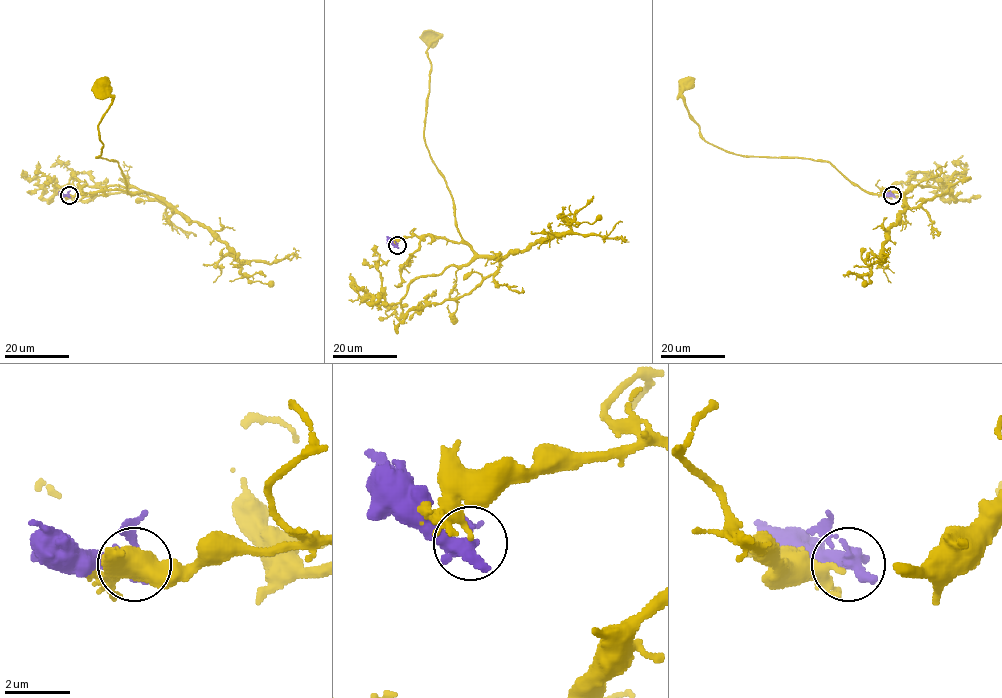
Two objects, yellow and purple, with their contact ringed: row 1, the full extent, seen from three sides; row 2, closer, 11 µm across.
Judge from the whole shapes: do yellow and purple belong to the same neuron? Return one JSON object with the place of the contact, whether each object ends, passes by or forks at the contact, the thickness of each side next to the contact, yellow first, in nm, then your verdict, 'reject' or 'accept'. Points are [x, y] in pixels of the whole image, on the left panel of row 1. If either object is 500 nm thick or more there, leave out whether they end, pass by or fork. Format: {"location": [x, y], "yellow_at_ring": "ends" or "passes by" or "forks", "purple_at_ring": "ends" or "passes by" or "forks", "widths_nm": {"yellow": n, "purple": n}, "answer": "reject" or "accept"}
{"location": [69, 195], "yellow_at_ring": "ends", "purple_at_ring": "passes by", "widths_nm": {"yellow": 240, "purple": 380}, "answer": "reject"}

